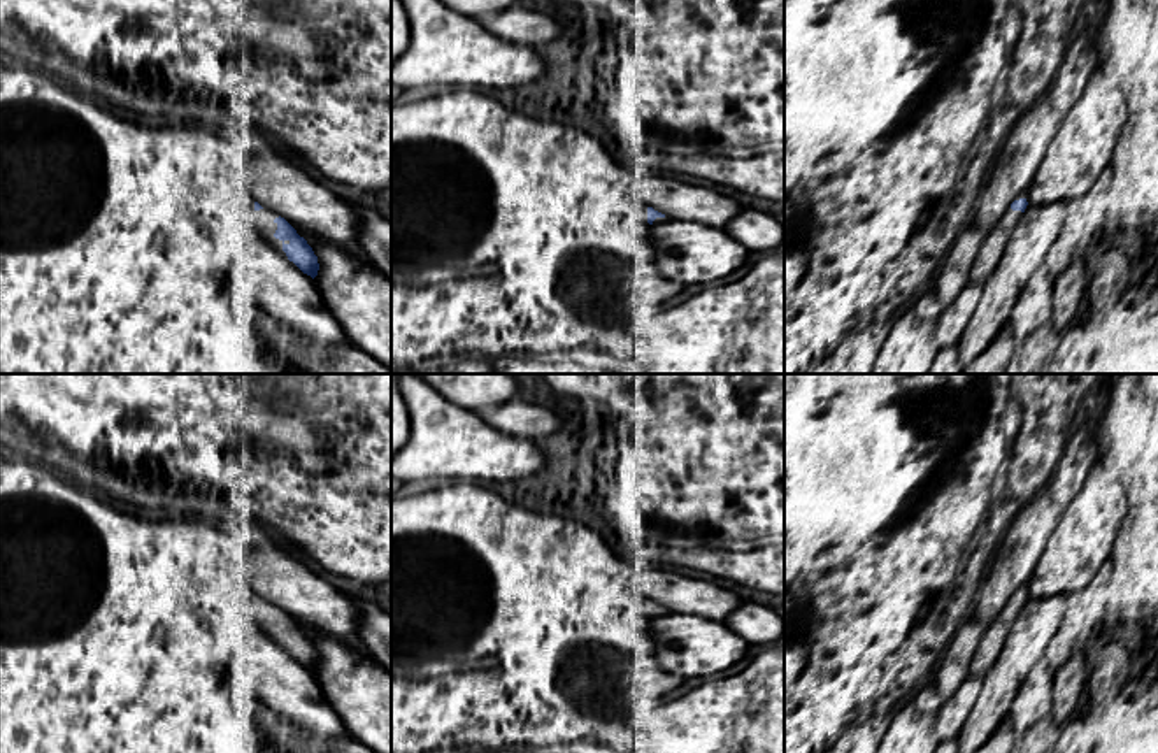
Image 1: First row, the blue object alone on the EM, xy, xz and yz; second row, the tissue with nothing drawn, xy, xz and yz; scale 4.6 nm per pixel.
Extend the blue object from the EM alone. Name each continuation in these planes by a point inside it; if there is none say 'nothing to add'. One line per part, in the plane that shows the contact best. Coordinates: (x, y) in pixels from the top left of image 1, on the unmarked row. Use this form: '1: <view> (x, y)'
1: xy (264, 616)

